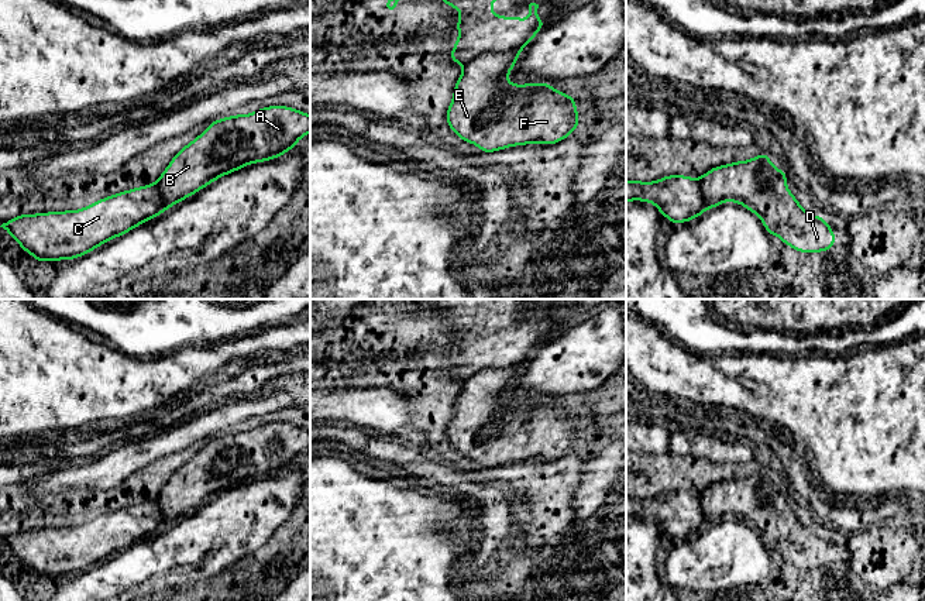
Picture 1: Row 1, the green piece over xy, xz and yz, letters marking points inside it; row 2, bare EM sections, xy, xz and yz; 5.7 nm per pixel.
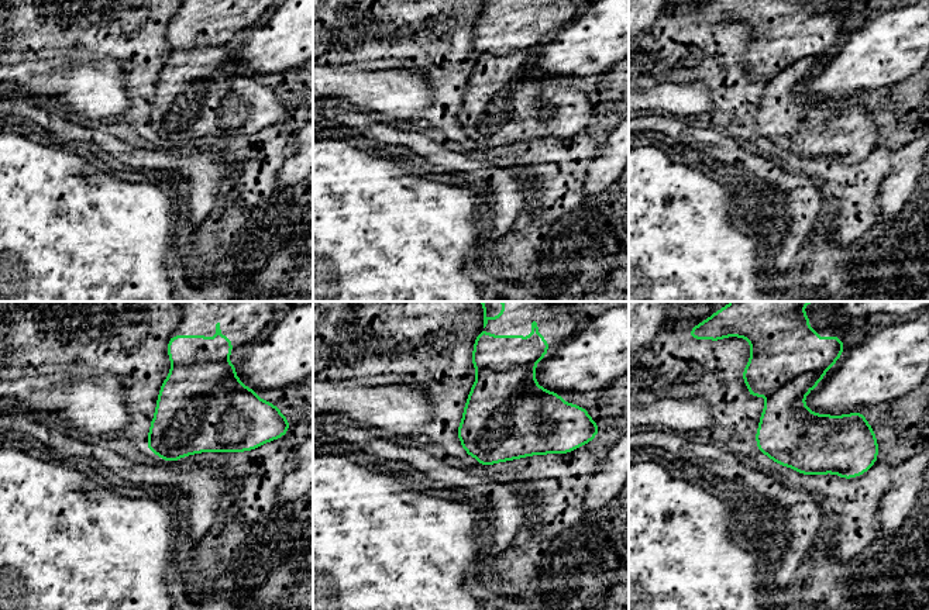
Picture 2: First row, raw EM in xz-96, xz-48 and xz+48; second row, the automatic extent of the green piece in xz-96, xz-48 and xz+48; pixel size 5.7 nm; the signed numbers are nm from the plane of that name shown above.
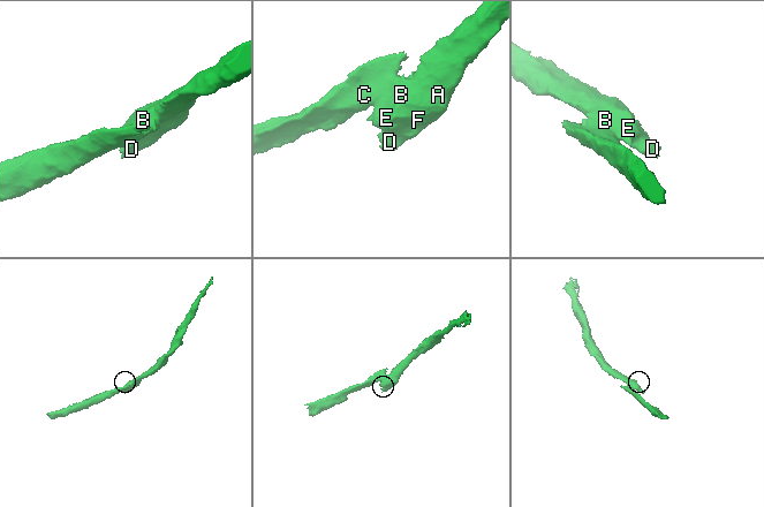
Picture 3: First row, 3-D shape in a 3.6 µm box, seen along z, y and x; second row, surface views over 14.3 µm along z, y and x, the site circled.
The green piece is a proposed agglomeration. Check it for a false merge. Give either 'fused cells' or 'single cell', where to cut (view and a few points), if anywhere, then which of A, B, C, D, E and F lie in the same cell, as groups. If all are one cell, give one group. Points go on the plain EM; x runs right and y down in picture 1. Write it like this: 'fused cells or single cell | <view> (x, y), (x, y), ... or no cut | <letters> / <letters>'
fused cells | xz (521, 364), (481, 368), (466, 381) | A B D E F / C

